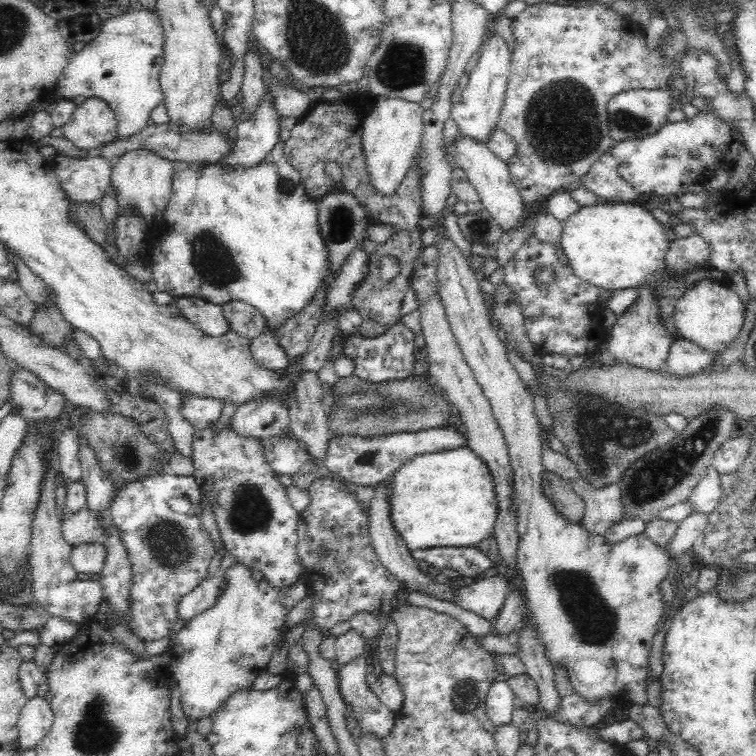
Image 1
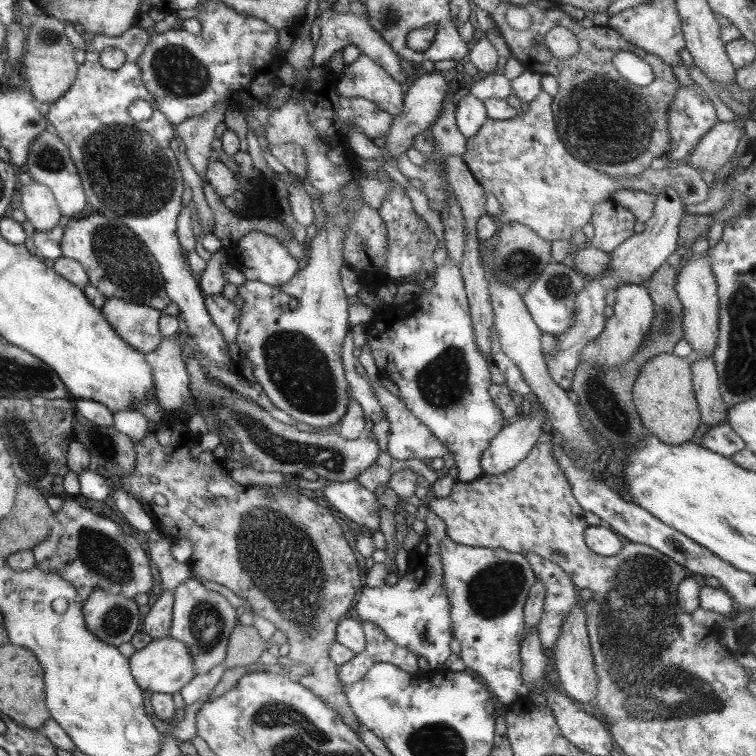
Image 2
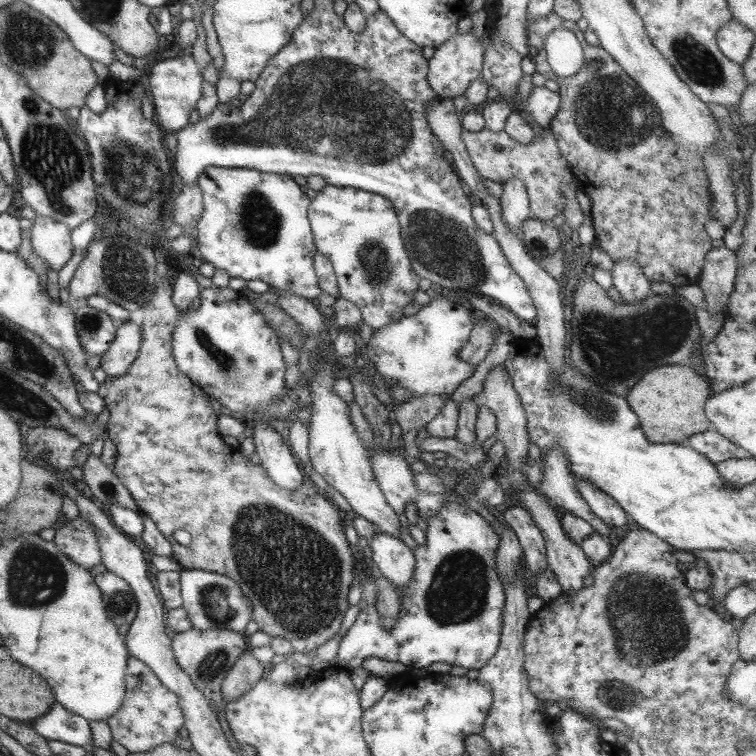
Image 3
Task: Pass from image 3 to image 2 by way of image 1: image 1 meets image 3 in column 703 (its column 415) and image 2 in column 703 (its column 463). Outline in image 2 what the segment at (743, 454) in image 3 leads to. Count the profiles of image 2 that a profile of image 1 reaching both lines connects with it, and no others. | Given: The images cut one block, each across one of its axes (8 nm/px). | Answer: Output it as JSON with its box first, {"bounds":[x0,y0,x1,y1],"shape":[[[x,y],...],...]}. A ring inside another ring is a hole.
{"bounds":[696,420,744,458],"shape":[[[725,420],[710,430],[700,432],[696,437],[696,442],[703,448],[725,458],[731,458],[731,455],[744,447],[744,443]]]}

